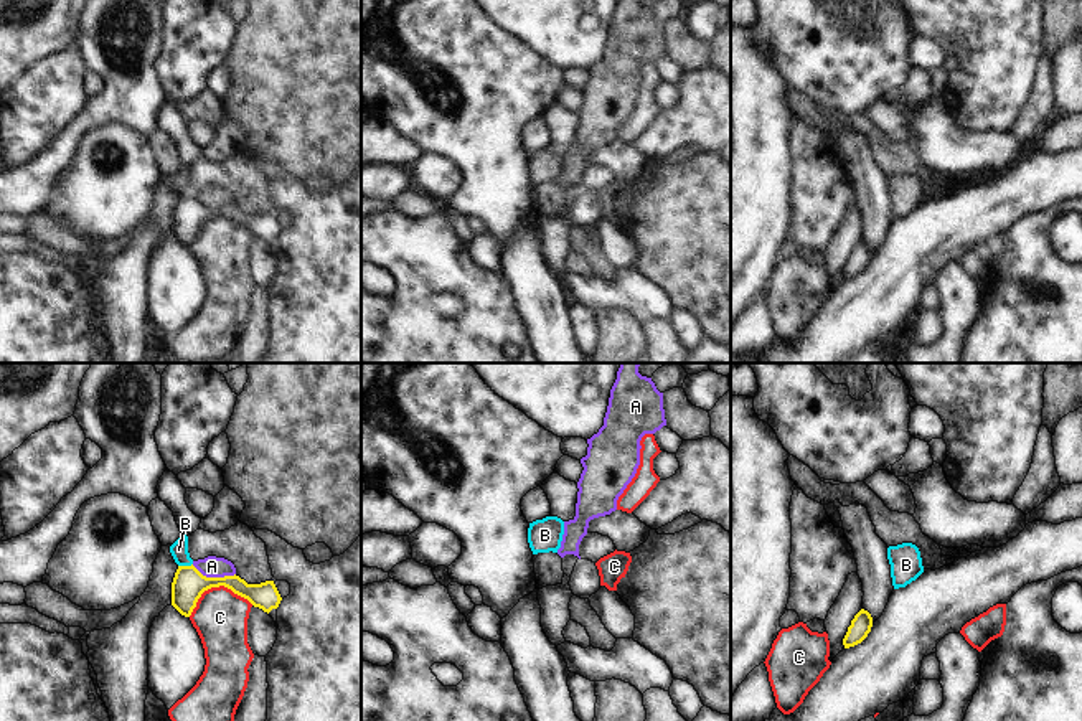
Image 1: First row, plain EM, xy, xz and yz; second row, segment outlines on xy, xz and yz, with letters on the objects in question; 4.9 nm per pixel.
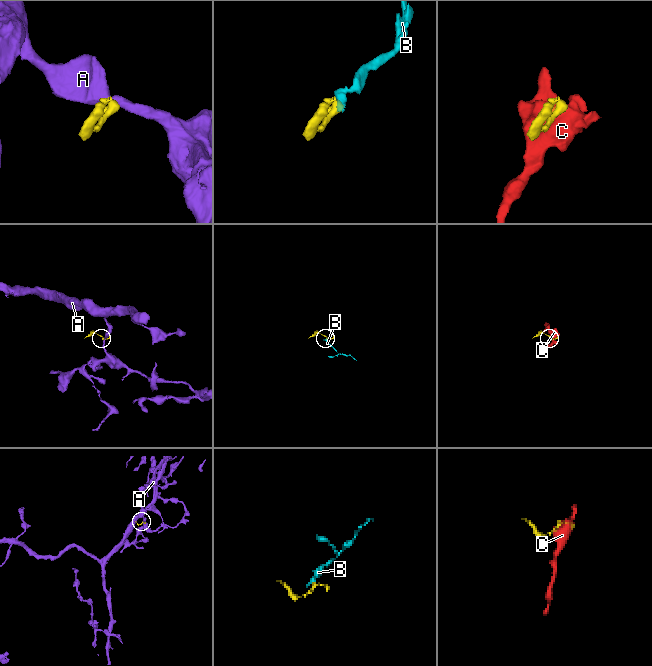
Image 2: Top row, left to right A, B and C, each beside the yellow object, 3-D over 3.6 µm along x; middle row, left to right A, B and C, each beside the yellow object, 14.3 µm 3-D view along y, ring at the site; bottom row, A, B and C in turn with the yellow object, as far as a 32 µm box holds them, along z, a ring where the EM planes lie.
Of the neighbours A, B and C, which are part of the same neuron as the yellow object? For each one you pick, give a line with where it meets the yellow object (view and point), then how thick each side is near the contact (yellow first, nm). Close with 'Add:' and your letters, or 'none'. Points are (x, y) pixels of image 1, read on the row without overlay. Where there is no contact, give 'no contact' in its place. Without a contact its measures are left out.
Add: none

